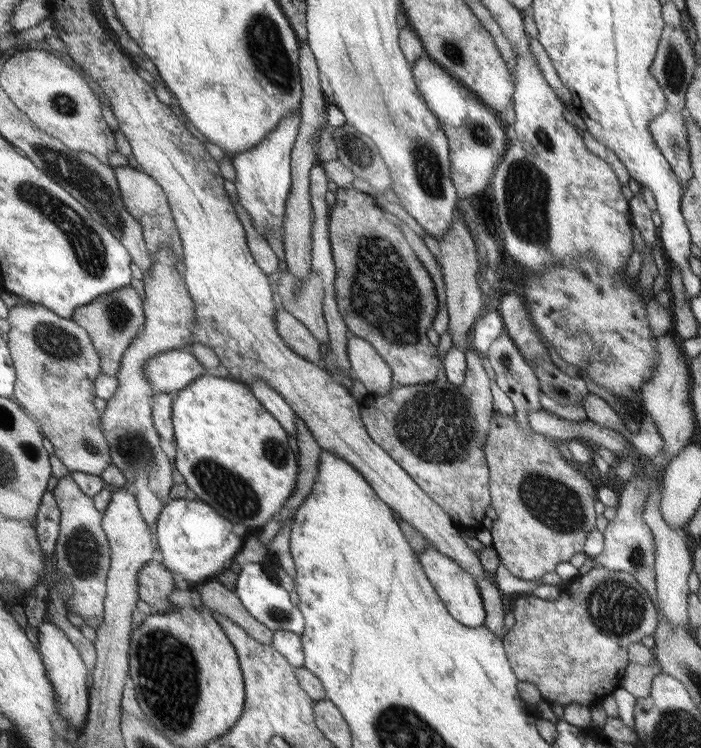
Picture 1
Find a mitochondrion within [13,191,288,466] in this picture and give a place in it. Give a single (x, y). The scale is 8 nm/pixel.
(60, 344)

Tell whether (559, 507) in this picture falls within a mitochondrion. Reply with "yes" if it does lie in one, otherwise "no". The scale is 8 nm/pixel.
yes

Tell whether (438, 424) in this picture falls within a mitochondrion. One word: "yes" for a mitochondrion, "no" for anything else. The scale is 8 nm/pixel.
yes

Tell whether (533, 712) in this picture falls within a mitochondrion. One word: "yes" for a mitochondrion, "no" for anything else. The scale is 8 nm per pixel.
no

